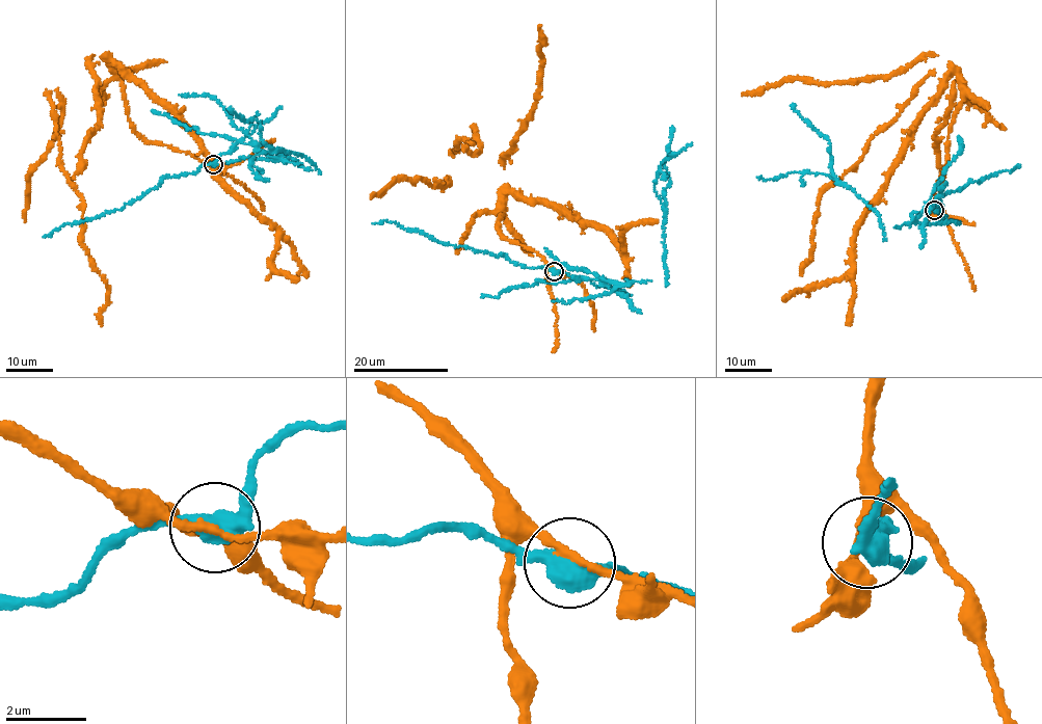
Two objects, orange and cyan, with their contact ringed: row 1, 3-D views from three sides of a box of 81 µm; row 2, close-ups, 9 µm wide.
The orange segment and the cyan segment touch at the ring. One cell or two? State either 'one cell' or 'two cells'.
two cells

